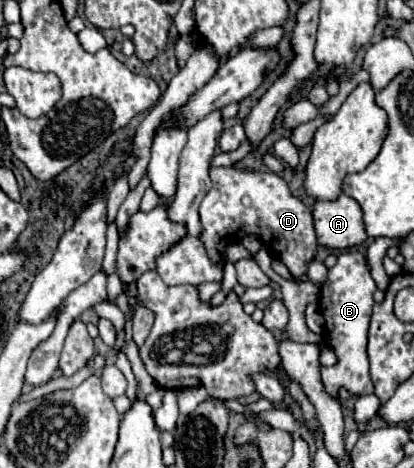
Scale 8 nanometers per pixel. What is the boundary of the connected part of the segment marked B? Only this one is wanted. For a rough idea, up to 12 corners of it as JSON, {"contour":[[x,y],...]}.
{"contour":[[358,250],[338,256],[320,290],[330,398],[372,394],[368,324],[376,282]]}

